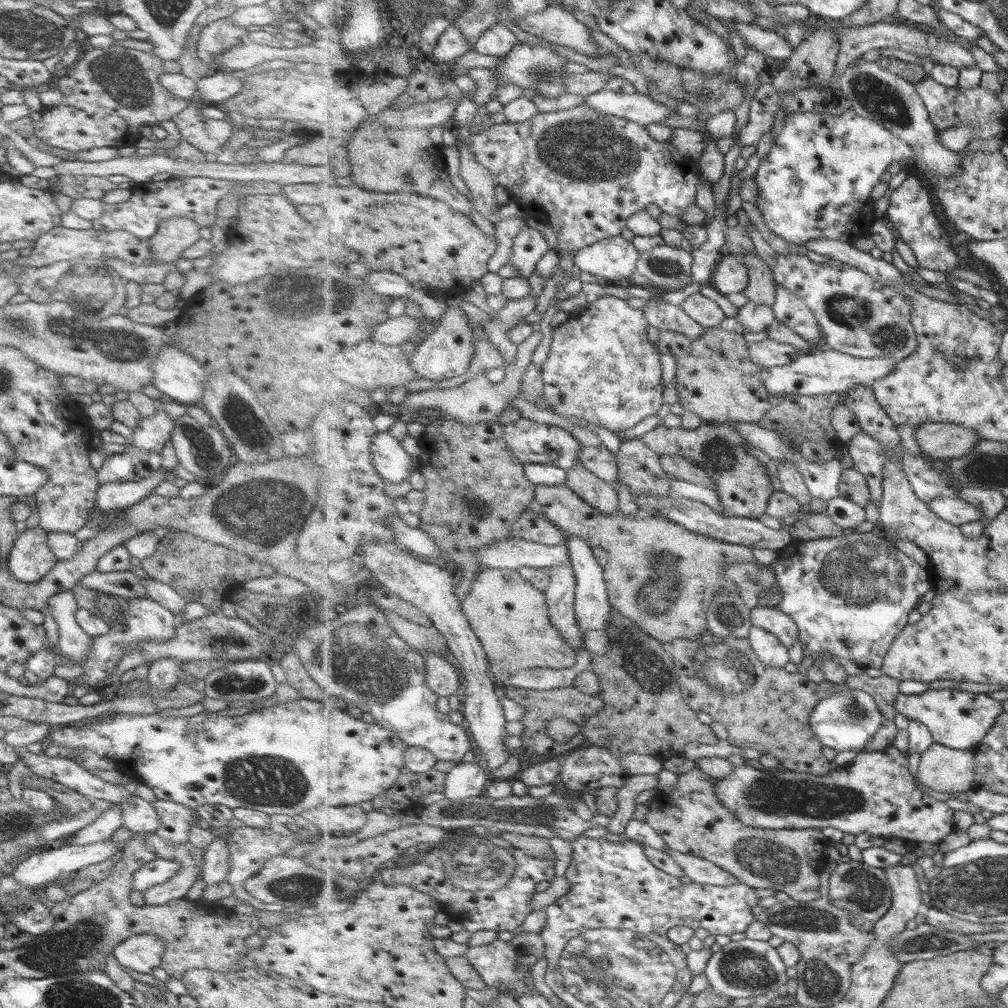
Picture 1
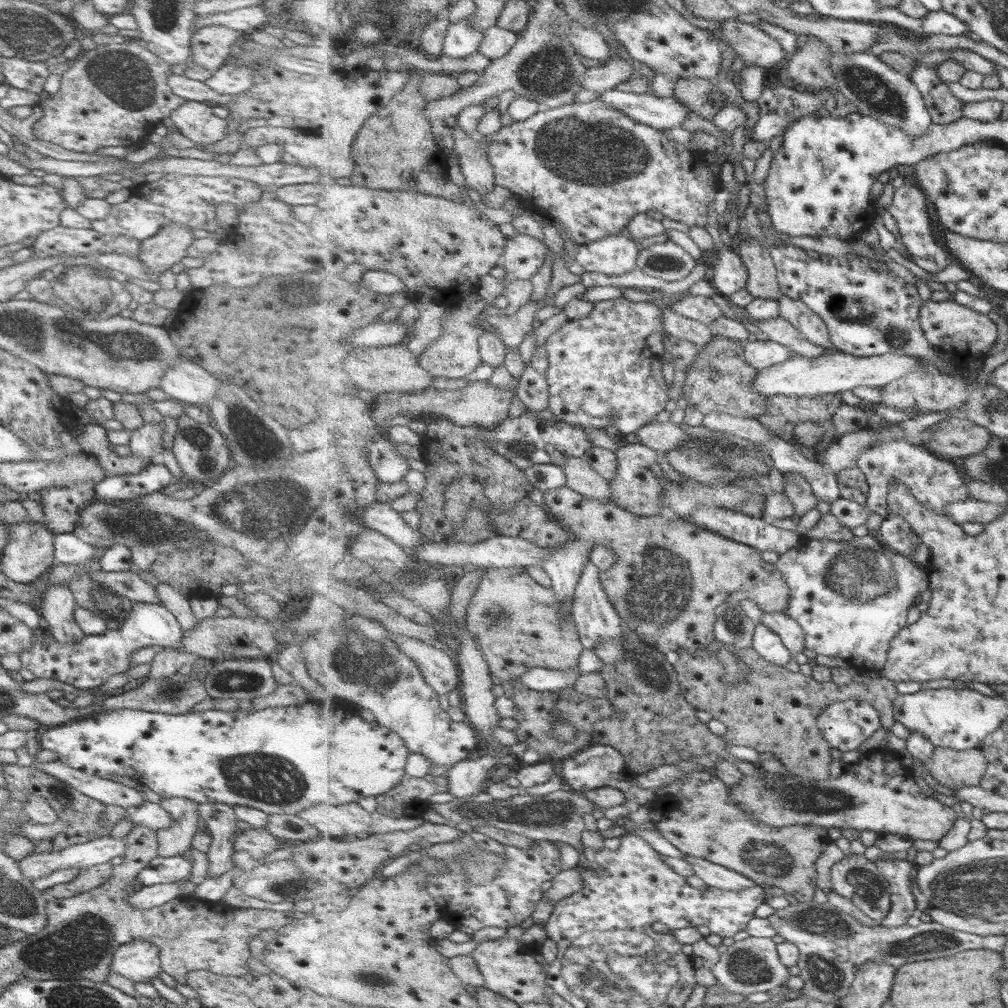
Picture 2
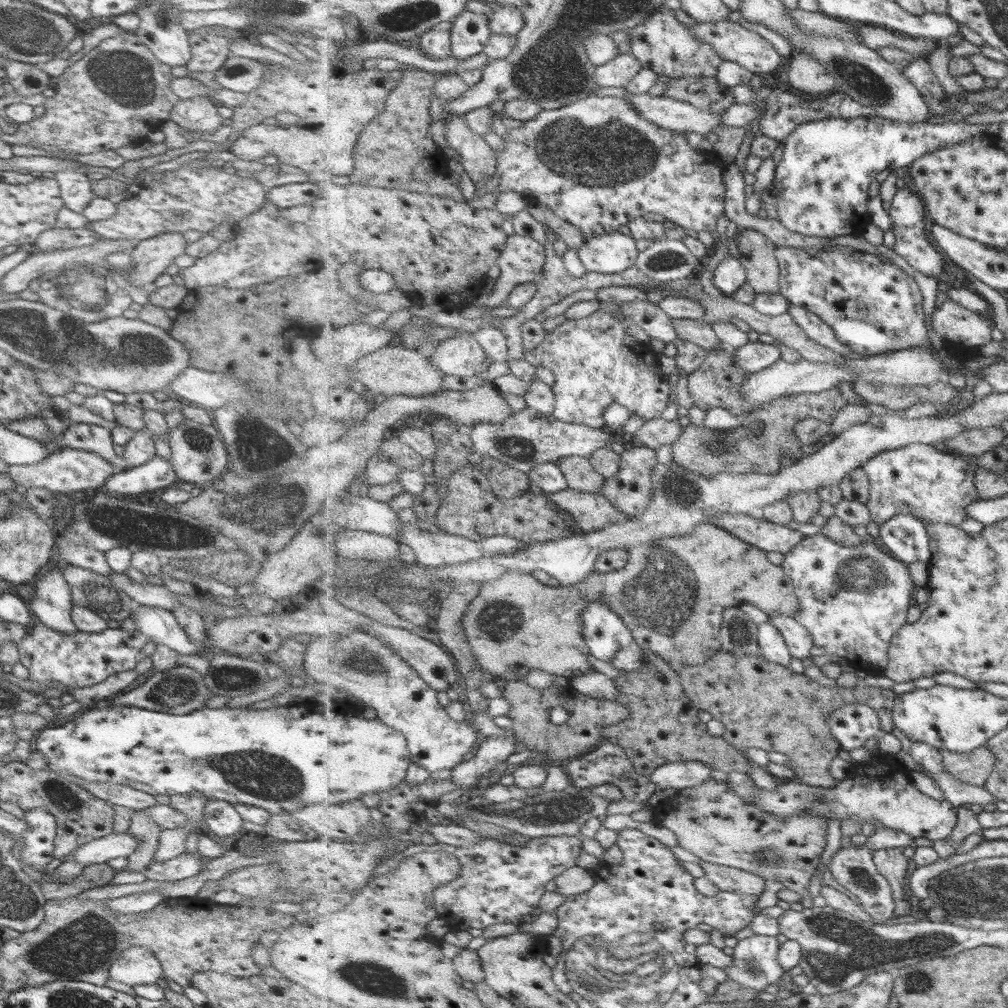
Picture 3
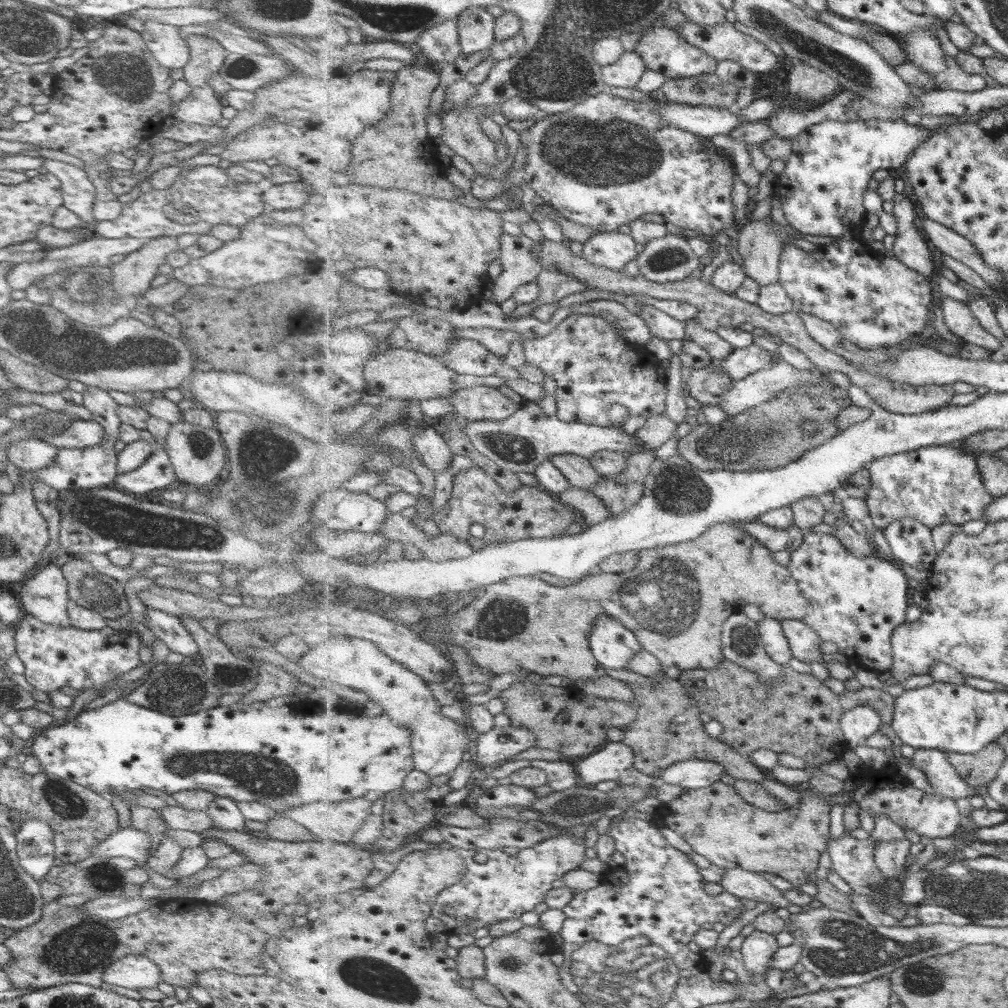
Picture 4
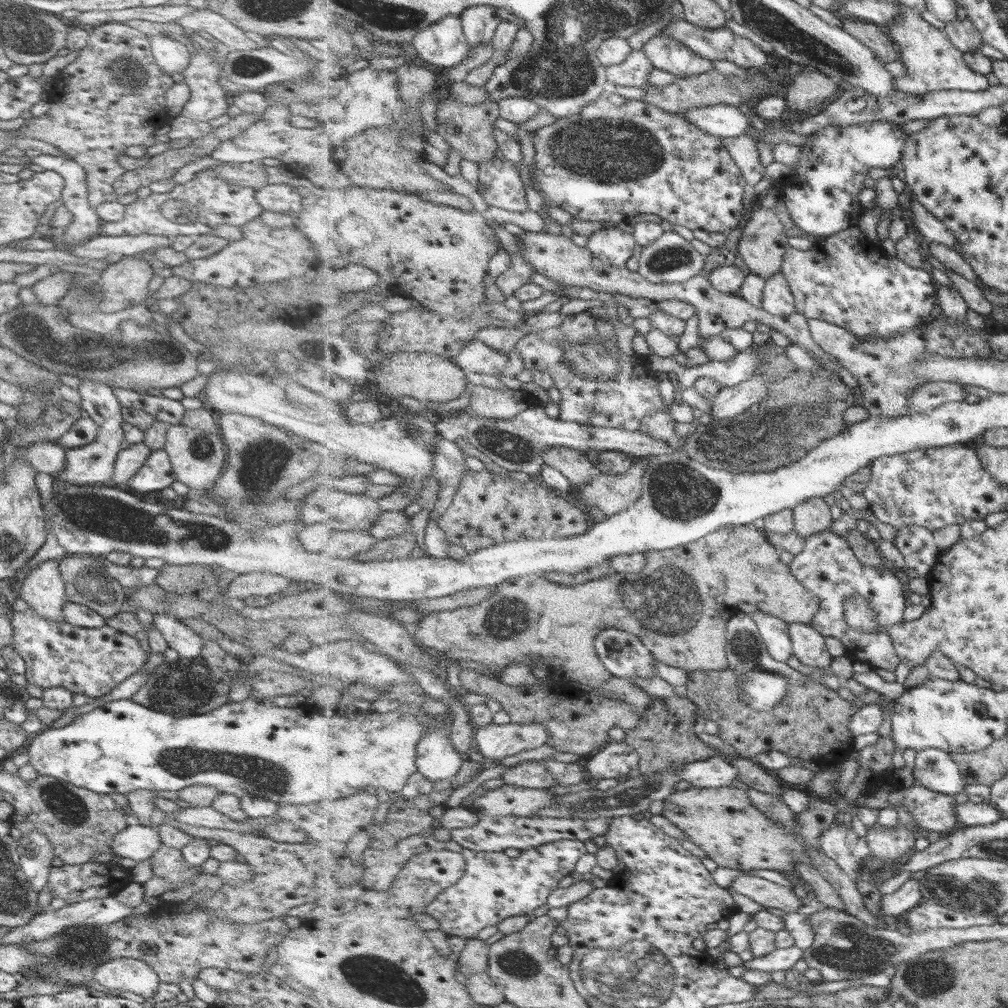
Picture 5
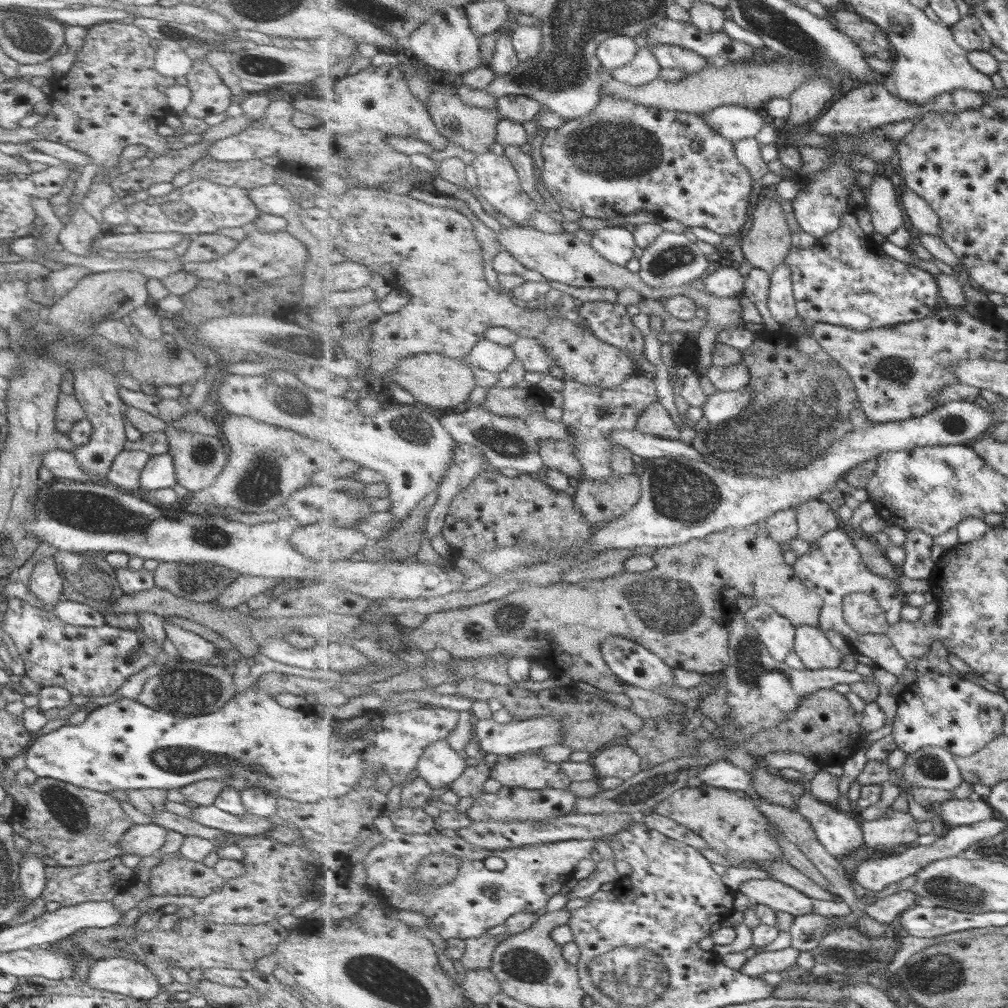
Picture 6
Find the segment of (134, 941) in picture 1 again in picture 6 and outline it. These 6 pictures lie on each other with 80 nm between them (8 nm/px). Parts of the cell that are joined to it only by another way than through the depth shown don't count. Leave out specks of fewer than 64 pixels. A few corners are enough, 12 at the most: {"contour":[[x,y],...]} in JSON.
{"contour":[[100,957],[85,983],[98,993],[149,1001],[155,976],[134,960]]}

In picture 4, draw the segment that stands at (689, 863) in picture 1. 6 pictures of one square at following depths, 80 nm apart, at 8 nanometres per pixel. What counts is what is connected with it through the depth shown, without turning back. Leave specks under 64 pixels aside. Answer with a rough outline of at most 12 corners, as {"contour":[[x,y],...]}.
{"contour":[[727,868],[722,888],[740,898],[791,906],[761,873]]}

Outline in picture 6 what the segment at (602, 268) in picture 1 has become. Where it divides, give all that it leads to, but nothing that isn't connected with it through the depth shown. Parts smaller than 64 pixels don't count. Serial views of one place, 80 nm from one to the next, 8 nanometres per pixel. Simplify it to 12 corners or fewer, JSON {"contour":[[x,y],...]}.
{"contour":[[621,225],[597,229],[590,243],[601,256],[630,266],[638,246]]}

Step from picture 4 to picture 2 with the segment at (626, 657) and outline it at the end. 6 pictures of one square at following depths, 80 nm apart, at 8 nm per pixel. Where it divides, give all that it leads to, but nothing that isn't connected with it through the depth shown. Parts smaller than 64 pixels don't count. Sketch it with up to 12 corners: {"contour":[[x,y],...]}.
{"contour":[[591,557],[572,606],[585,649],[623,641],[621,618]]}

